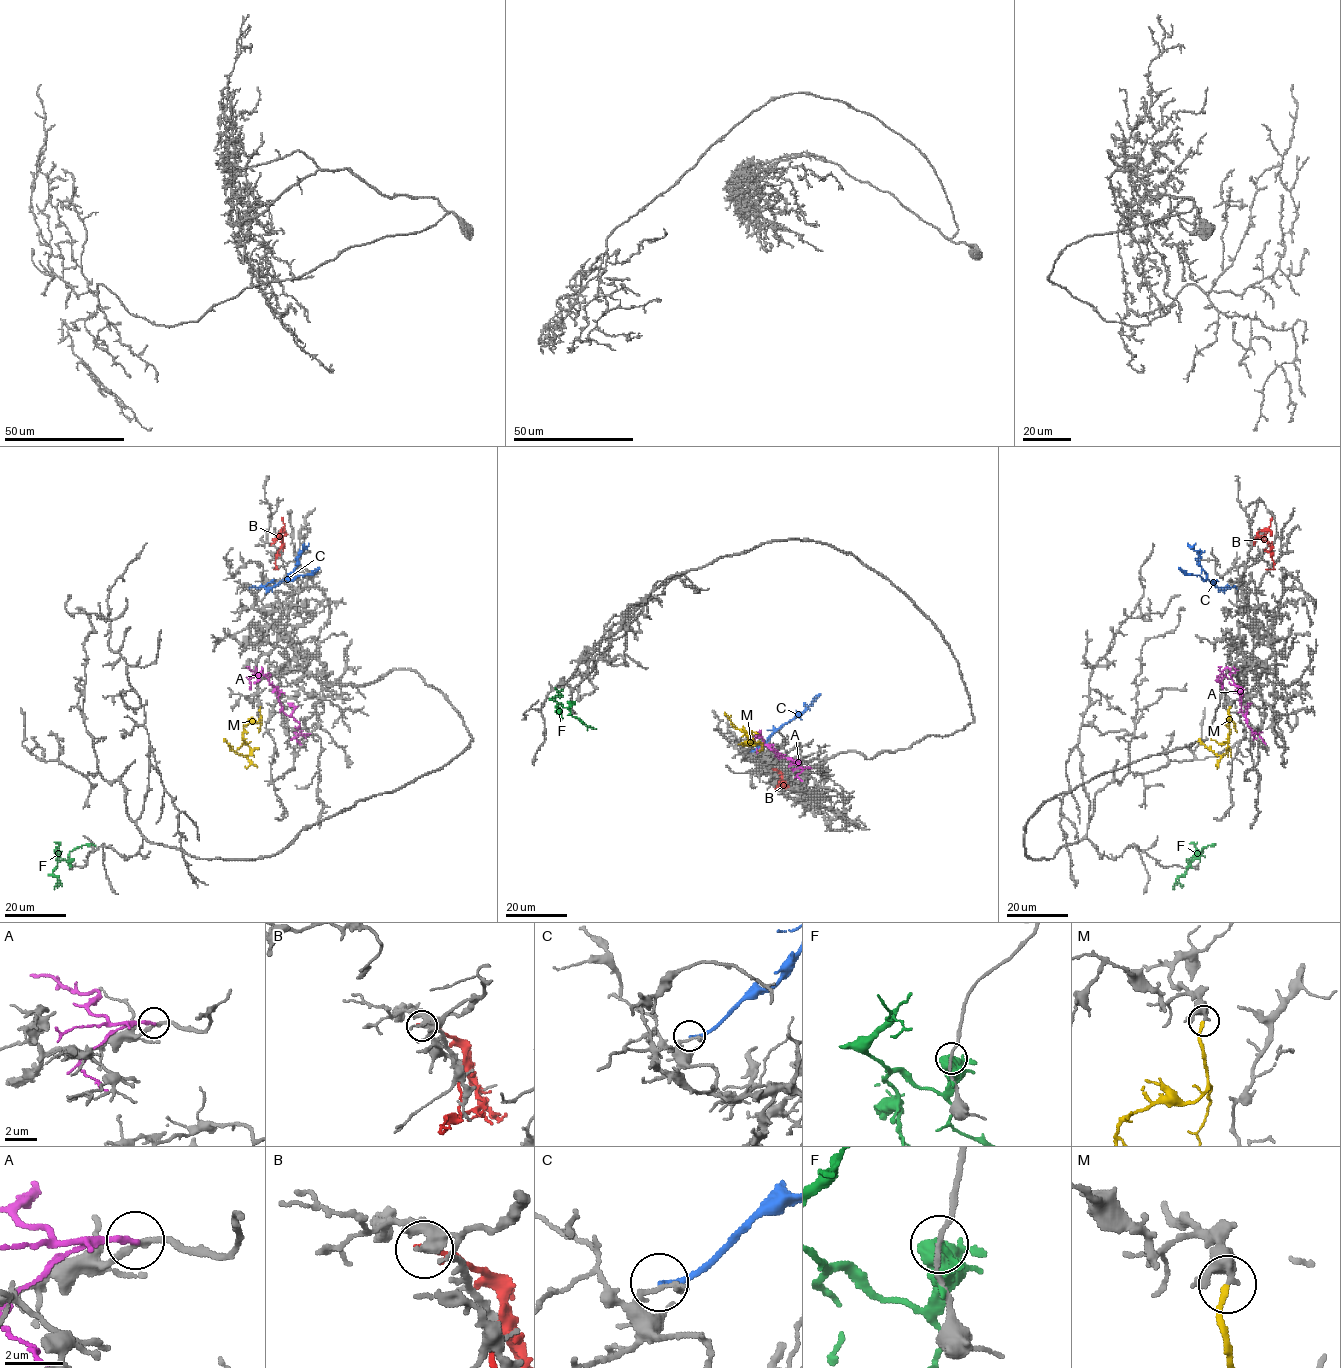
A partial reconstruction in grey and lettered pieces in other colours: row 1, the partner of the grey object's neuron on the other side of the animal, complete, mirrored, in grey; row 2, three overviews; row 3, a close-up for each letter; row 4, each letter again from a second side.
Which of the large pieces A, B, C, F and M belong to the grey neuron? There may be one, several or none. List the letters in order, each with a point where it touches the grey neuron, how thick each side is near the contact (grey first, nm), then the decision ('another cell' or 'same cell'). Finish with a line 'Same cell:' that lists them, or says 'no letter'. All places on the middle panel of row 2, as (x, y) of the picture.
A: contact (811, 768); calibres 200 and 240 nm; another cell
B: contact (772, 768); calibres 400 and 190 nm; another cell
C: contact (750, 751); calibres 150 and 220 nm; another cell
F: contact (570, 701); calibres 160 and 220 nm; another cell
M: contact (761, 745); calibres 280 and 180 nm; same cell
Same cell: M

